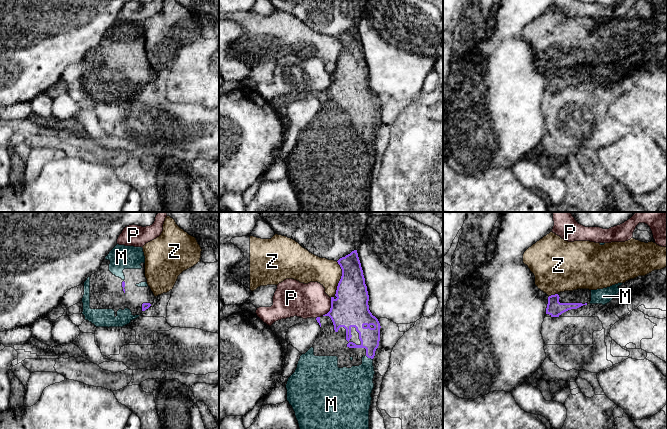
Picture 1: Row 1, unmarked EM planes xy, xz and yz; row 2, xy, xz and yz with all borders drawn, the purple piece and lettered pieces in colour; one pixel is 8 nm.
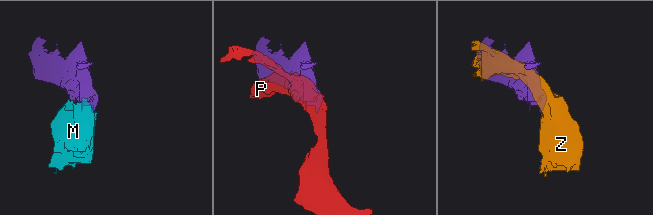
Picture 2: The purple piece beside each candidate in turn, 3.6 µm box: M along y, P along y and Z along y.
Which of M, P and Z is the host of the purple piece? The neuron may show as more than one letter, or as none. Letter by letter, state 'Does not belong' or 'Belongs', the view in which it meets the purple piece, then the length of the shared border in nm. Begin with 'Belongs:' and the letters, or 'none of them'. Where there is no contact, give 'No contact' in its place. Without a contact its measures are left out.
Belongs: M
M: Belongs. Touches purple in xz. Shared border 70 nm
P: Does not belong. Touches purple in xz. Shared border 160 nm
Z: Does not belong. Touches purple in xz. Shared border 300 nm

